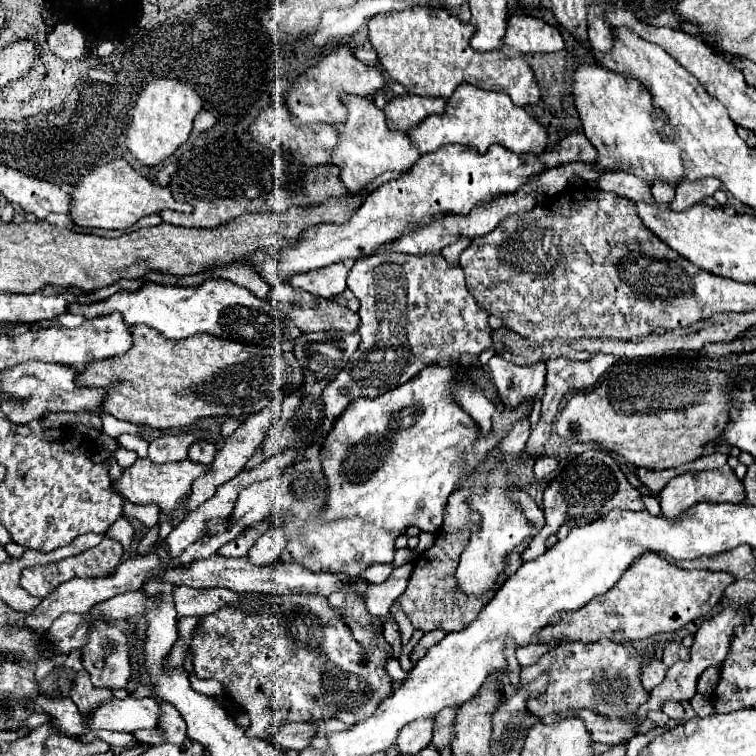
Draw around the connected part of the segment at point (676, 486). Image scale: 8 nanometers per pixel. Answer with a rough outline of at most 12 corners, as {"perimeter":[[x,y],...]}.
{"perimeter":[[724,465],[684,473],[660,491],[666,519],[696,503],[742,503],[742,481]]}

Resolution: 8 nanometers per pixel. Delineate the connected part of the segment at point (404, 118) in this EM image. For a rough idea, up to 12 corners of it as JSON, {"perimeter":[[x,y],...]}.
{"perimeter":[[402,95],[386,103],[388,129],[408,133],[446,99]]}

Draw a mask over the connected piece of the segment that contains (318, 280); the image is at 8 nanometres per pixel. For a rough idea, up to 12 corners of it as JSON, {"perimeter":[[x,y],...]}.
{"perimeter":[[346,265],[296,273],[290,285],[332,299],[346,291]]}

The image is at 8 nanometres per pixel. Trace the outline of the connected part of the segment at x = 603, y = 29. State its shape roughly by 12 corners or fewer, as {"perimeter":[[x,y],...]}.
{"perimeter":[[588,7],[588,41],[594,51],[610,51],[612,29]]}

